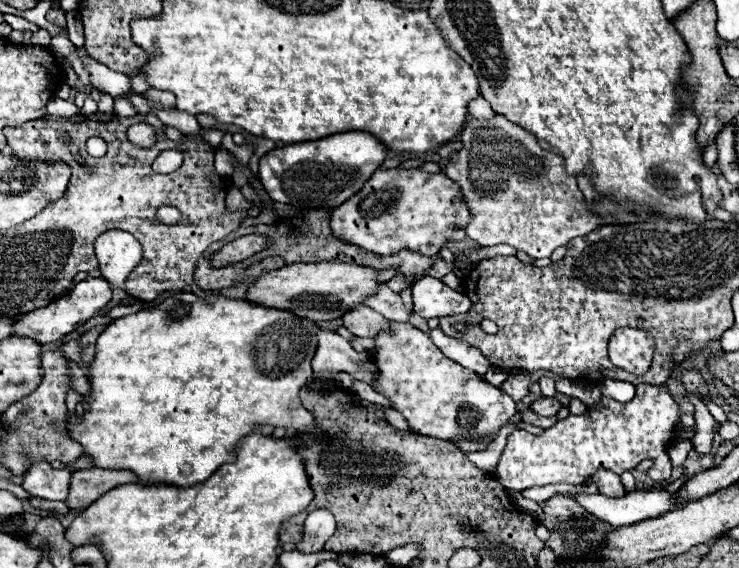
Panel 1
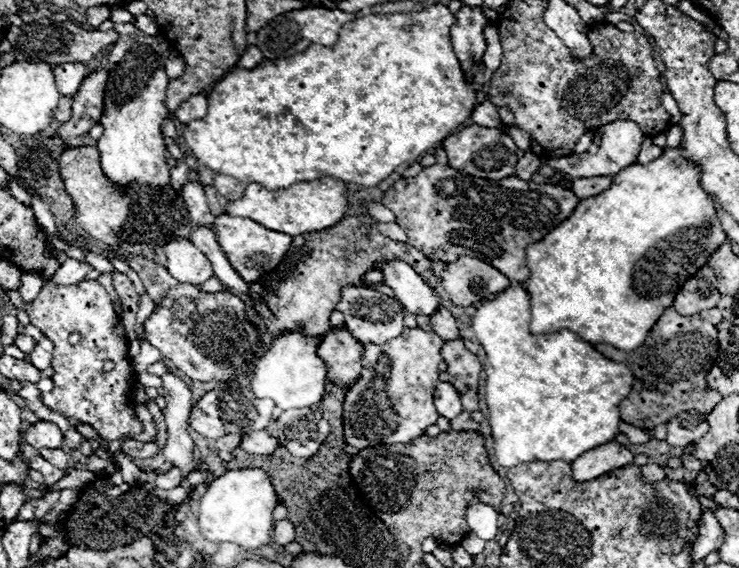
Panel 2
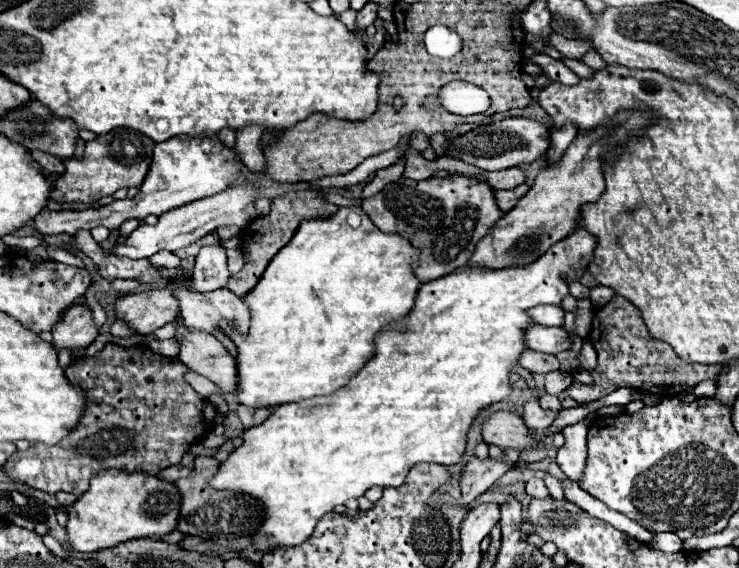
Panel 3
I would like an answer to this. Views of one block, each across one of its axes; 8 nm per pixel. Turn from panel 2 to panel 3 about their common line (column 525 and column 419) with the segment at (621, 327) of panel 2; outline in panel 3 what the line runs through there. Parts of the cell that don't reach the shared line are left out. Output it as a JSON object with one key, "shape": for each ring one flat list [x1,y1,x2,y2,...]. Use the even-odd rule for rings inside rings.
{"shape":[[342,206,326,220,304,220,304,224,296,230,296,236,270,260,258,284,242,298,250,310,248,334,244,336,234,332,226,320,220,322,224,334,238,350,236,400,254,410,278,408,304,398,332,394,342,388,348,378,356,374,374,354,372,340,378,330,382,330,386,322,404,318,412,310,414,296,420,288,410,266,414,260,416,248,408,240,380,232,360,208],[352,210,362,216,362,224,358,228,352,228,346,222,346,216]]}

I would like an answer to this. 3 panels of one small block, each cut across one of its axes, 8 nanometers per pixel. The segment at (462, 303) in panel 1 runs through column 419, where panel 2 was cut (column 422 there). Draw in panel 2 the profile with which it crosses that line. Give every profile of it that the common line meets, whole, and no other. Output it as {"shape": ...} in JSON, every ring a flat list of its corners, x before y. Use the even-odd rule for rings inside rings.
{"shape":[[394,258,380,264,378,270,384,274,382,284,392,288,394,296,404,304,408,312,430,316,438,308,438,294,432,292,432,288,422,280,422,276,416,274,404,260]]}

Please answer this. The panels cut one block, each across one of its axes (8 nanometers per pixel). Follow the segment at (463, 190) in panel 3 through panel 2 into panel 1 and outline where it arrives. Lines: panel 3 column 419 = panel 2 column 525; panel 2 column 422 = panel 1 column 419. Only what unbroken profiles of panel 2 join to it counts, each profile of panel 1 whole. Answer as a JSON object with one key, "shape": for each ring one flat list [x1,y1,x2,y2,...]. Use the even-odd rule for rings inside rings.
{"shape":[[420,168,378,170,364,188,332,210,332,232,374,254,390,256,404,248,434,256,446,242,462,242,470,224,470,208,460,186,446,174,428,174]]}

